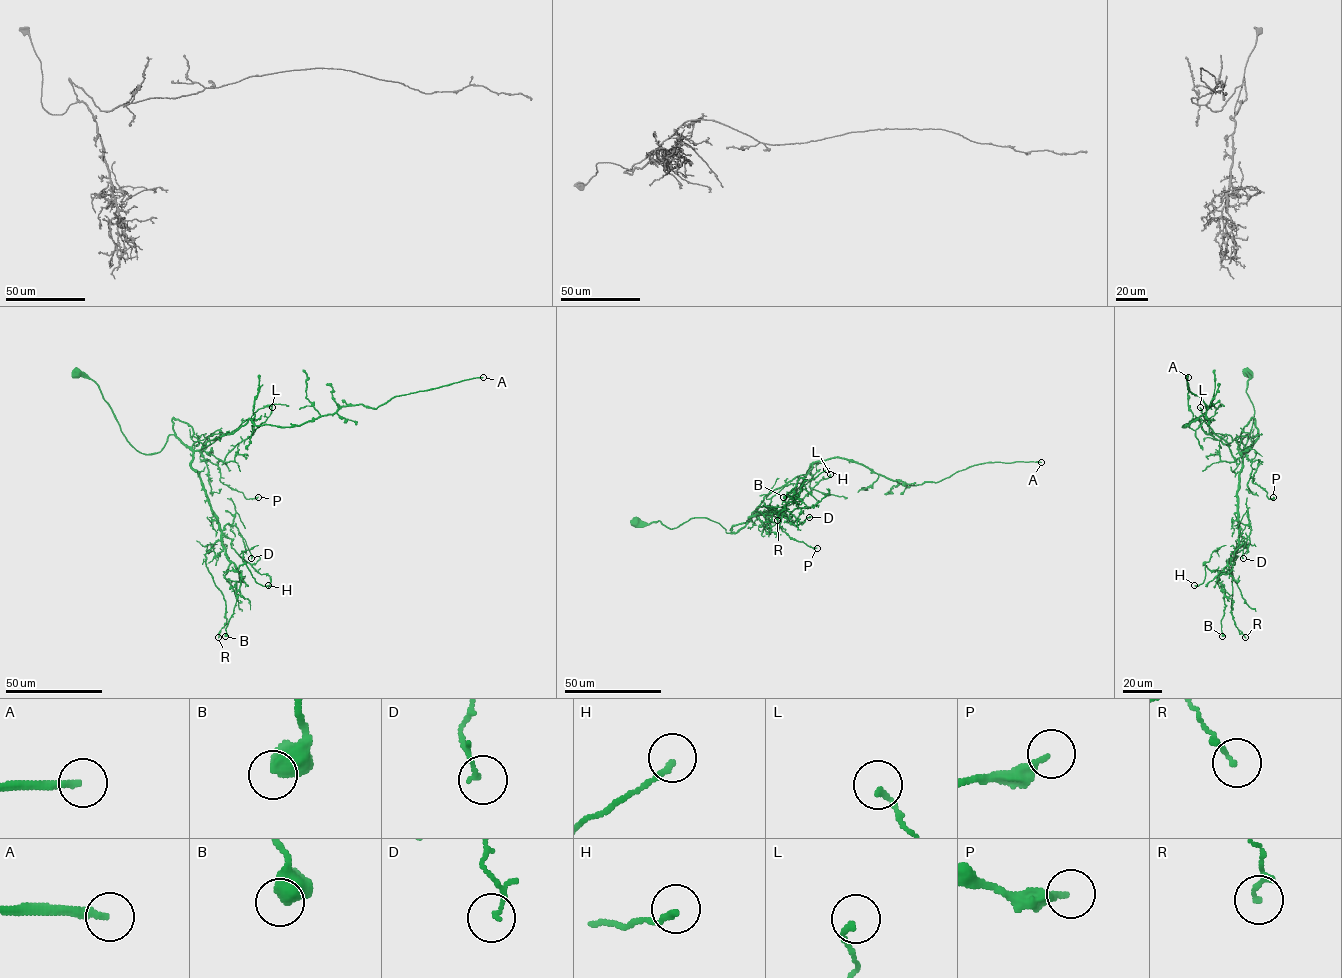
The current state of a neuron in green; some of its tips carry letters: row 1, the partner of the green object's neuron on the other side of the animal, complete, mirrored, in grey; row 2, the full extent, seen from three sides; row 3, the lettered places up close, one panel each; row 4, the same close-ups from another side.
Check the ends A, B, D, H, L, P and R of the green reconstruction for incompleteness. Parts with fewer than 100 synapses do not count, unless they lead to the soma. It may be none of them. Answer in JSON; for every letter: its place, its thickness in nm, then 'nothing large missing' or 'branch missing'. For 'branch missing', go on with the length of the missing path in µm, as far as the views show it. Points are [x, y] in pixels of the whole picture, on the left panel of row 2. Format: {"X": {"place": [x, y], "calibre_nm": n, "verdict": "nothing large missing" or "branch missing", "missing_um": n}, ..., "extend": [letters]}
{"A": {"place": [483, 377], "calibre_nm": 220, "verdict": "branch missing", "missing_um": 150}, "B": {"place": [225, 636], "calibre_nm": 550, "verdict": "nothing large missing"}, "D": {"place": [251, 558], "calibre_nm": 80, "verdict": "nothing large missing"}, "H": {"place": [268, 585], "calibre_nm": 170, "verdict": "nothing large missing"}, "L": {"place": [272, 407], "calibre_nm": 130, "verdict": "nothing large missing"}, "P": {"place": [258, 497], "calibre_nm": 240, "verdict": "nothing large missing"}, "R": {"place": [218, 637], "calibre_nm": 130, "verdict": "nothing large missing"}, "extend": ["A"]}

